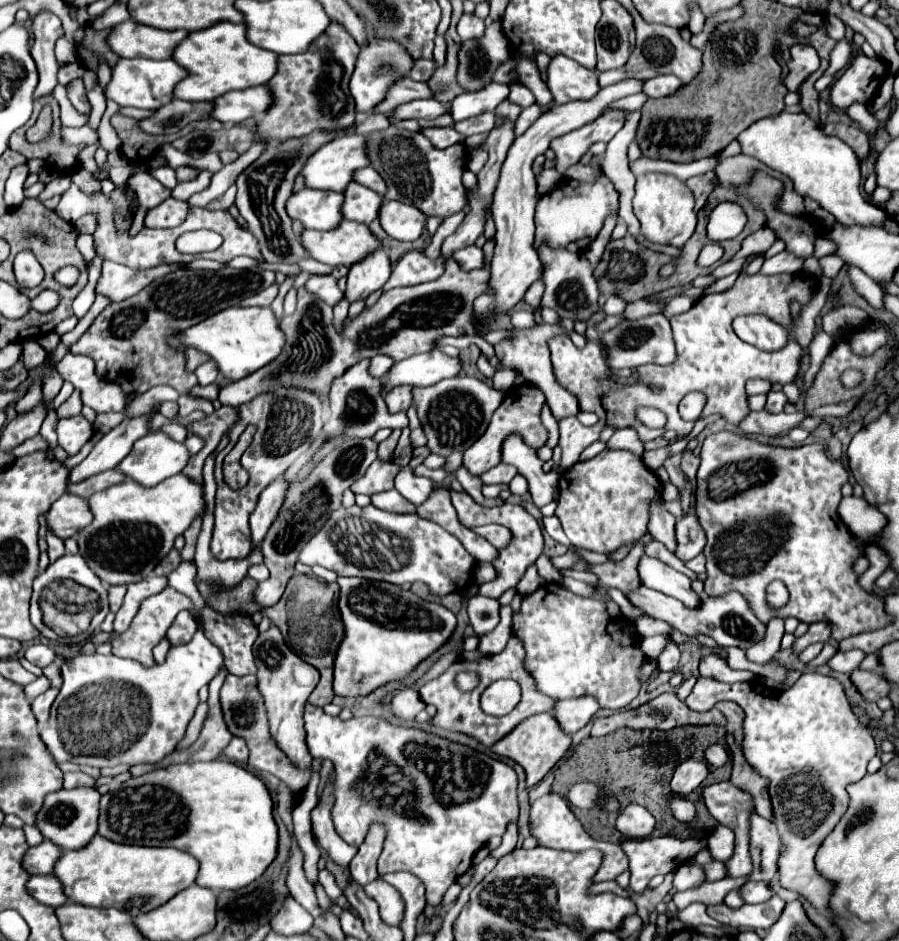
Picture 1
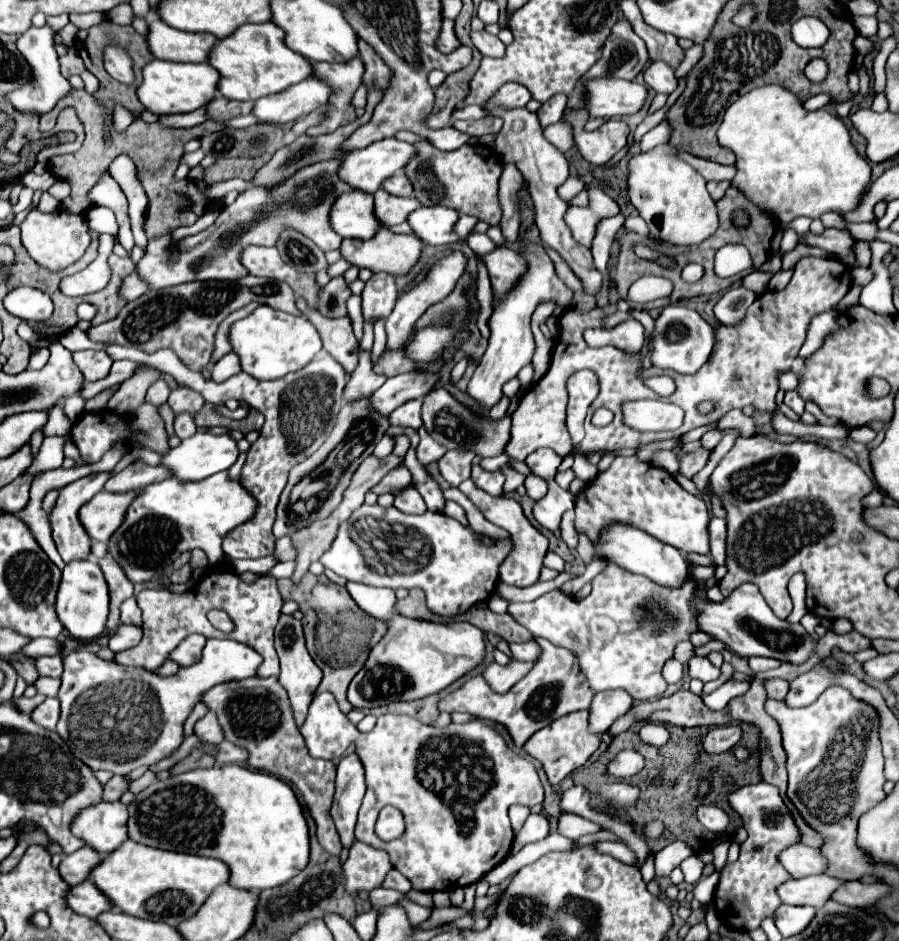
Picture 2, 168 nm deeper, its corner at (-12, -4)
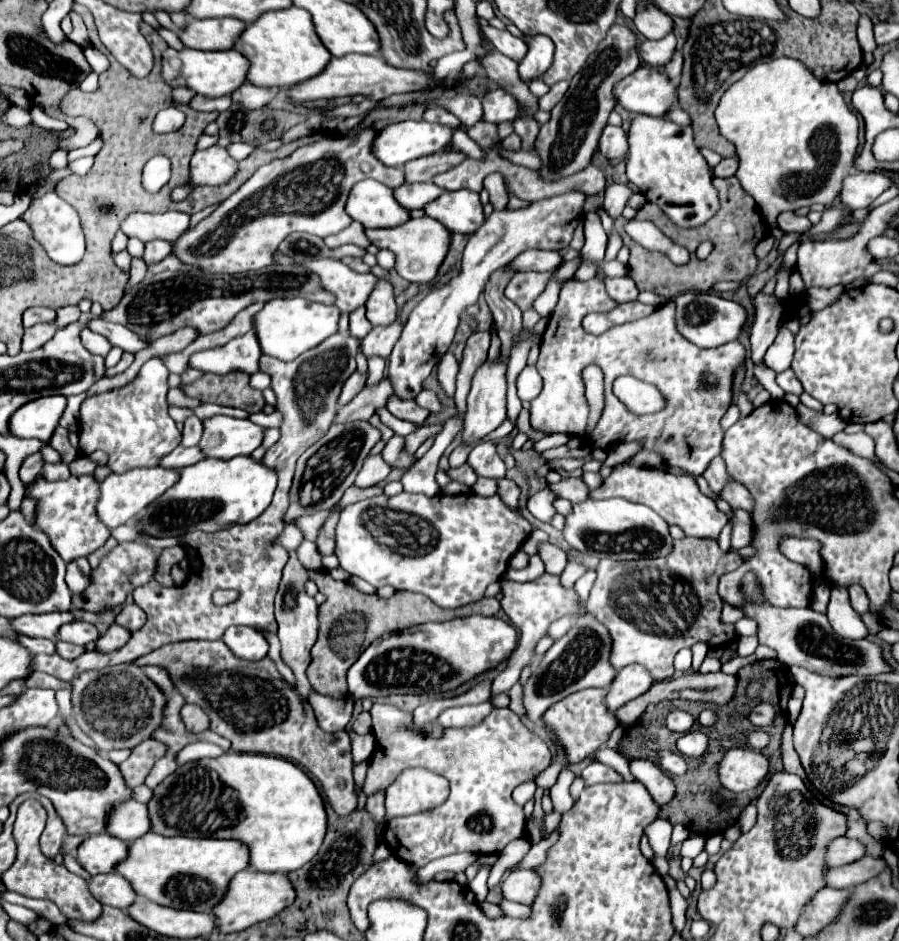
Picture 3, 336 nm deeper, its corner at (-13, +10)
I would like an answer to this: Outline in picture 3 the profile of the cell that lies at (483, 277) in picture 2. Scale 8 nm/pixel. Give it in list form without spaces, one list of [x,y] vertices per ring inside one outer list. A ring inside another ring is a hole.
[[[469,190],[445,192],[429,202],[423,210],[429,218],[435,218],[445,228],[449,228],[449,232],[459,234],[473,234],[481,222],[485,222],[479,194],[473,194]]]

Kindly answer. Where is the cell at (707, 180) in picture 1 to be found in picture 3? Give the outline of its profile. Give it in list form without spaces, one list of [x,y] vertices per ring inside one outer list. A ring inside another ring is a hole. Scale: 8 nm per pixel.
[[[723,158],[715,168],[713,168],[713,176],[715,178],[729,178],[733,176],[737,170],[737,158]]]

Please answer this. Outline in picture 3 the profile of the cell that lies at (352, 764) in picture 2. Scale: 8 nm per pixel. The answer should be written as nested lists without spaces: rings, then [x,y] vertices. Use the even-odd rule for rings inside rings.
[[[353,730],[348,731],[351,739],[351,753],[353,764],[361,764],[365,762],[367,758],[371,758],[373,754],[373,748],[375,748],[375,738],[373,734],[365,734],[365,736],[359,736]]]

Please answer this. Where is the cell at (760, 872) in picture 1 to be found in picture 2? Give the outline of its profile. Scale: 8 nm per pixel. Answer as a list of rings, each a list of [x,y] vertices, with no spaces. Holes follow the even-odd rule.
[[[804,844],[788,846],[780,854],[780,862],[794,878],[802,878],[810,874],[824,874],[824,868],[828,866],[820,850],[814,850]]]

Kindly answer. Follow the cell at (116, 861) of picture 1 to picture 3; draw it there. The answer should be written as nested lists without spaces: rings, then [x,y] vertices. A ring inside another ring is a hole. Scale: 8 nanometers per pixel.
[[[153,832],[137,838],[129,844],[129,854],[115,866],[115,872],[127,878],[127,882],[151,902],[169,908],[209,912],[215,906],[229,884],[229,878],[249,866],[247,846],[237,840],[215,838],[165,838]]]

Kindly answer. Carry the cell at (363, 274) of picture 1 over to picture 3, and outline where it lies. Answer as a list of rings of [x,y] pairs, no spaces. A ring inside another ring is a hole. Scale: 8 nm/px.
[[[379,278],[365,306],[367,306],[367,320],[373,326],[391,324],[397,318],[397,304],[395,304],[395,292],[391,282],[385,278]]]

